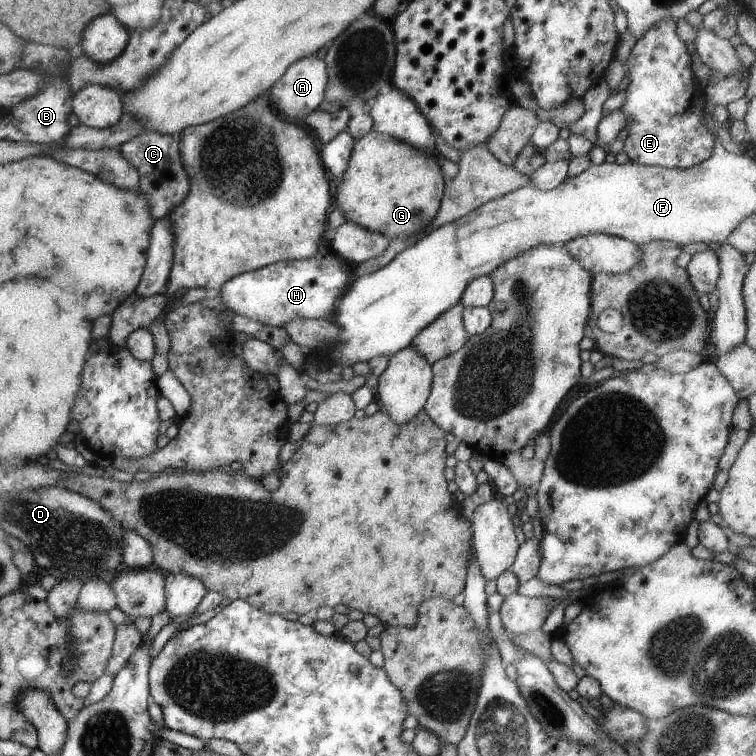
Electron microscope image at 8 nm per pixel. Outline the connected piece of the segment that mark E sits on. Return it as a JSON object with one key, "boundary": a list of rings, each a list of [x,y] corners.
{"boundary":[[[663,18],[651,24],[635,41],[624,63],[629,84],[619,119],[627,128],[622,150],[633,164],[686,169],[709,158],[715,148],[714,136],[701,122],[707,106],[703,87],[695,84],[691,55],[675,34],[675,23]]]}

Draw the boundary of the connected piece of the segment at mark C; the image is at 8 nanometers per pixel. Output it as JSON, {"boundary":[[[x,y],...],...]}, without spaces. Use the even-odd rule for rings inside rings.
{"boundary":[[[141,131],[118,148],[121,156],[137,170],[138,188],[145,194],[151,218],[163,218],[171,212],[189,192],[189,180],[179,158],[178,136],[159,134],[159,132]]]}

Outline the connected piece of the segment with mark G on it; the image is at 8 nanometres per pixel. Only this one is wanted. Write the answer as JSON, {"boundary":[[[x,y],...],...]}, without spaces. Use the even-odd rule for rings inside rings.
{"boundary":[[[371,130],[352,146],[347,168],[335,192],[335,202],[345,220],[390,241],[411,238],[423,230],[433,220],[444,188],[442,172],[433,156],[393,136]]]}

